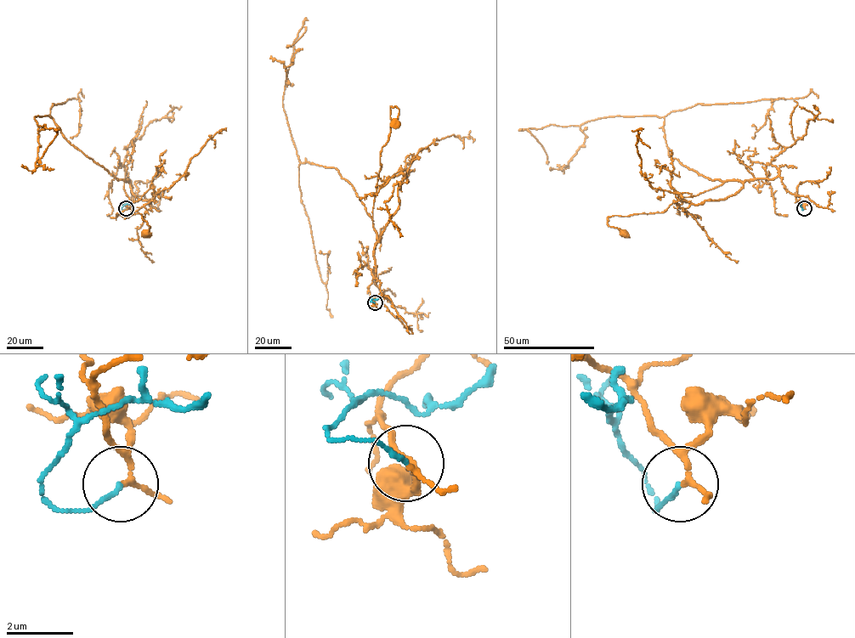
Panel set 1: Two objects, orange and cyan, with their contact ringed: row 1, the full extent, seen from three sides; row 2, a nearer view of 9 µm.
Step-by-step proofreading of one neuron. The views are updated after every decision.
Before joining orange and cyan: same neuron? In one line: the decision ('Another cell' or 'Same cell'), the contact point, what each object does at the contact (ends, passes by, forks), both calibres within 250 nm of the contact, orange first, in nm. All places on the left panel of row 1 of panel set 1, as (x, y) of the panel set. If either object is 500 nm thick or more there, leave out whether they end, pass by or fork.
Another cell. Place: (126, 208). At the ring orange passes by. At the ring cyan ends. Thickness 120 nm (orange) against 130 nm

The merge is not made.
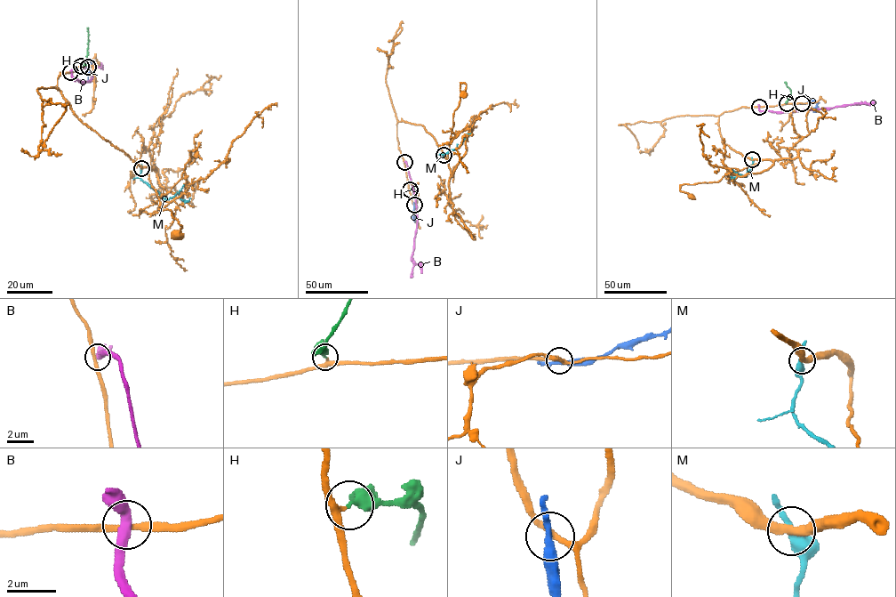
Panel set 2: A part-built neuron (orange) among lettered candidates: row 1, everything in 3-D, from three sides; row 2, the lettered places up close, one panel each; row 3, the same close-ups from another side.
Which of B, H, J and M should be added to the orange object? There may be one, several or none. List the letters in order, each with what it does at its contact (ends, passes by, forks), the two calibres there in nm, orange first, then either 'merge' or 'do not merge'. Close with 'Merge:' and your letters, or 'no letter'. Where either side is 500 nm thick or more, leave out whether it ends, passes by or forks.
B: it passes by; 280 nm thick on the orange side, 400 nm on the other; do not merge
H: it ends there; 240 nm thick on the orange side, 400 nm on the other; merge
J: it passes by; 240 nm thick on the orange side, 320 nm on the other; do not merge
M: it passes by; 360 nm thick on the orange side, 400 nm on the other; do not merge
Merge: H

